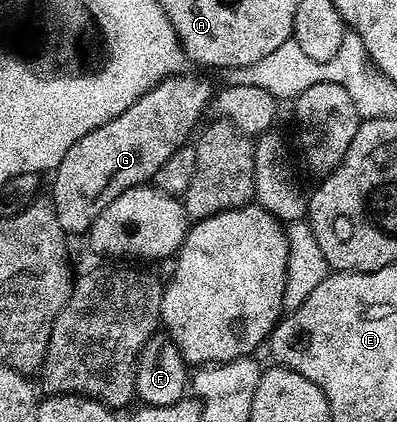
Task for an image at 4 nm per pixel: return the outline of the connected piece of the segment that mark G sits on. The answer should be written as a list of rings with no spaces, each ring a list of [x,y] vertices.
[[[188,73],[164,78],[141,98],[134,100],[122,116],[114,116],[114,120],[94,128],[94,132],[82,136],[82,140],[66,152],[54,171],[56,179],[52,182],[50,193],[56,219],[65,235],[87,232],[106,204],[118,200],[118,196],[130,188],[151,183],[158,168],[162,168],[172,153],[193,137],[200,113],[207,106],[209,109],[213,101],[214,86],[206,79],[195,78]]]

